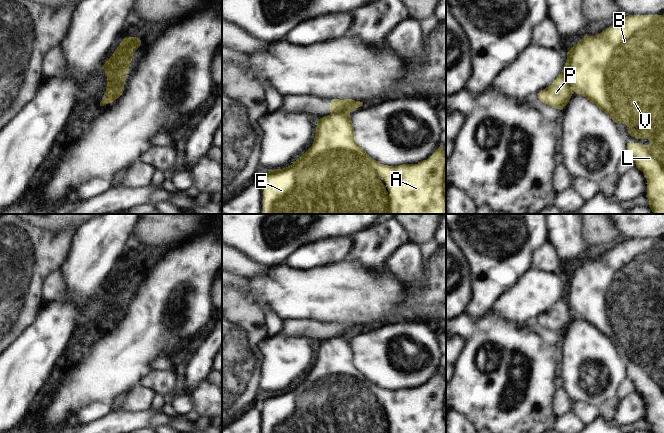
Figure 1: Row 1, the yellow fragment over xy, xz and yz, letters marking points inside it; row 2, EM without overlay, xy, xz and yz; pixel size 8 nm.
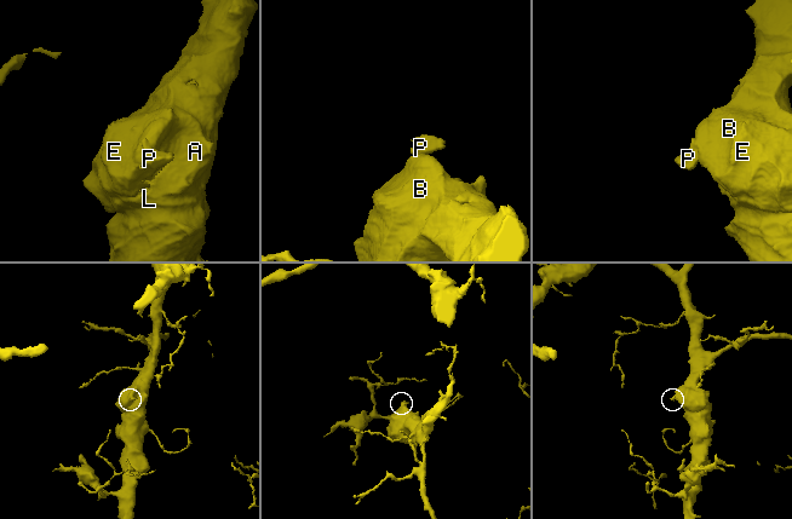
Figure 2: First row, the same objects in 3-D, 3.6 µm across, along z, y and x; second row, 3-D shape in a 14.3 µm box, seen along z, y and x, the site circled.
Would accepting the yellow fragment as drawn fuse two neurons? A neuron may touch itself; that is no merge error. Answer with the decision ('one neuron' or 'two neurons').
two neurons

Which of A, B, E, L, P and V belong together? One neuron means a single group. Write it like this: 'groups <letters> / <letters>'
groups A B E L V / P

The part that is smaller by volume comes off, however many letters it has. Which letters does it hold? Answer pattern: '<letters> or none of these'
P

